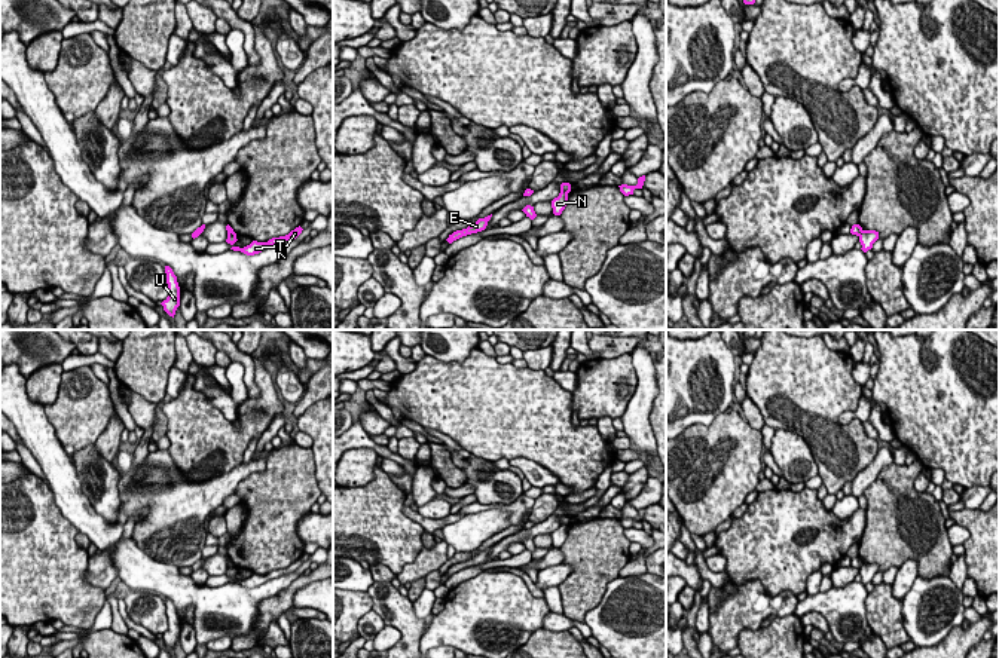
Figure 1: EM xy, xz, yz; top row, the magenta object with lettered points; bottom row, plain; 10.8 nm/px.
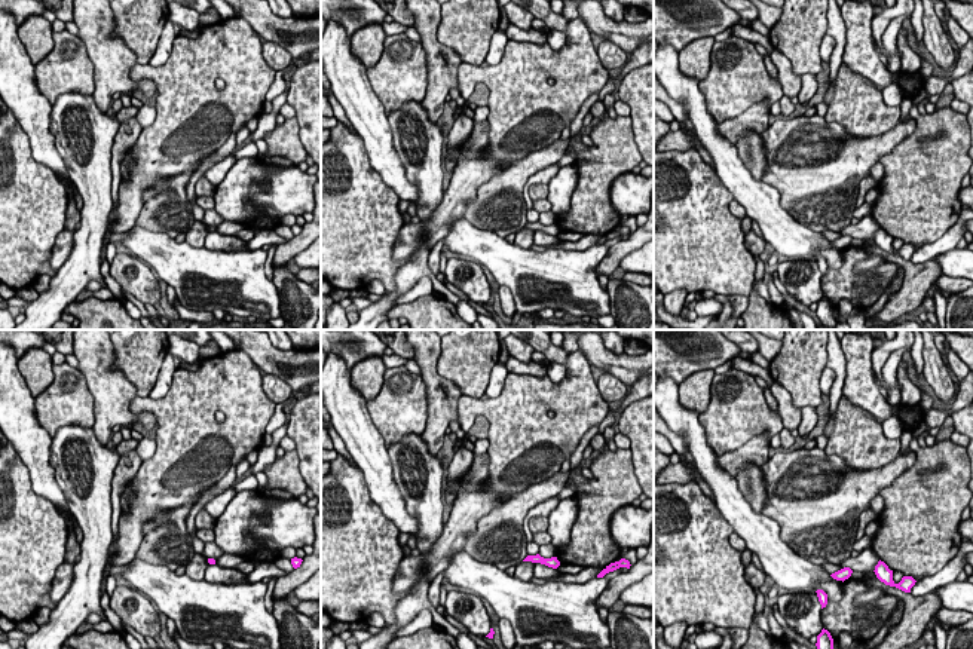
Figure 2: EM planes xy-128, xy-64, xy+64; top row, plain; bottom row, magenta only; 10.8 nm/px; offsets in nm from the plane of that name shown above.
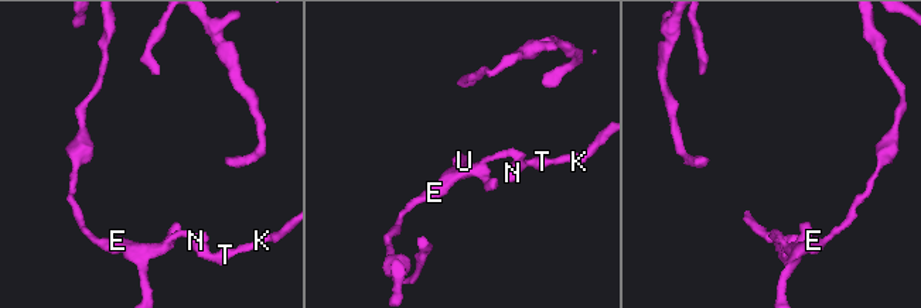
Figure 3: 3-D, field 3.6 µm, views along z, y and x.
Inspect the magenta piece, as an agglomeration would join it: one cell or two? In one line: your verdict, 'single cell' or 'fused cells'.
fused cells

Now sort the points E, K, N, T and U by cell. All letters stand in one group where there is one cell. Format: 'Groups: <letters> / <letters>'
Groups: E U / K N T

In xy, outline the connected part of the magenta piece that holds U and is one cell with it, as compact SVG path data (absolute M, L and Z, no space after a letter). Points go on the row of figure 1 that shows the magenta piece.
M165 266L168 297L161 303L164 310L174 318L177 307L180 306L180 287L177 276L169 266Z

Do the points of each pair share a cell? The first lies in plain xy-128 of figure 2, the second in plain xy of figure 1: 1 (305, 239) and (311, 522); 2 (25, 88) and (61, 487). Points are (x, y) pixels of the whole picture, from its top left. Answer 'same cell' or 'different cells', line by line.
1: different cells
2: same cell

